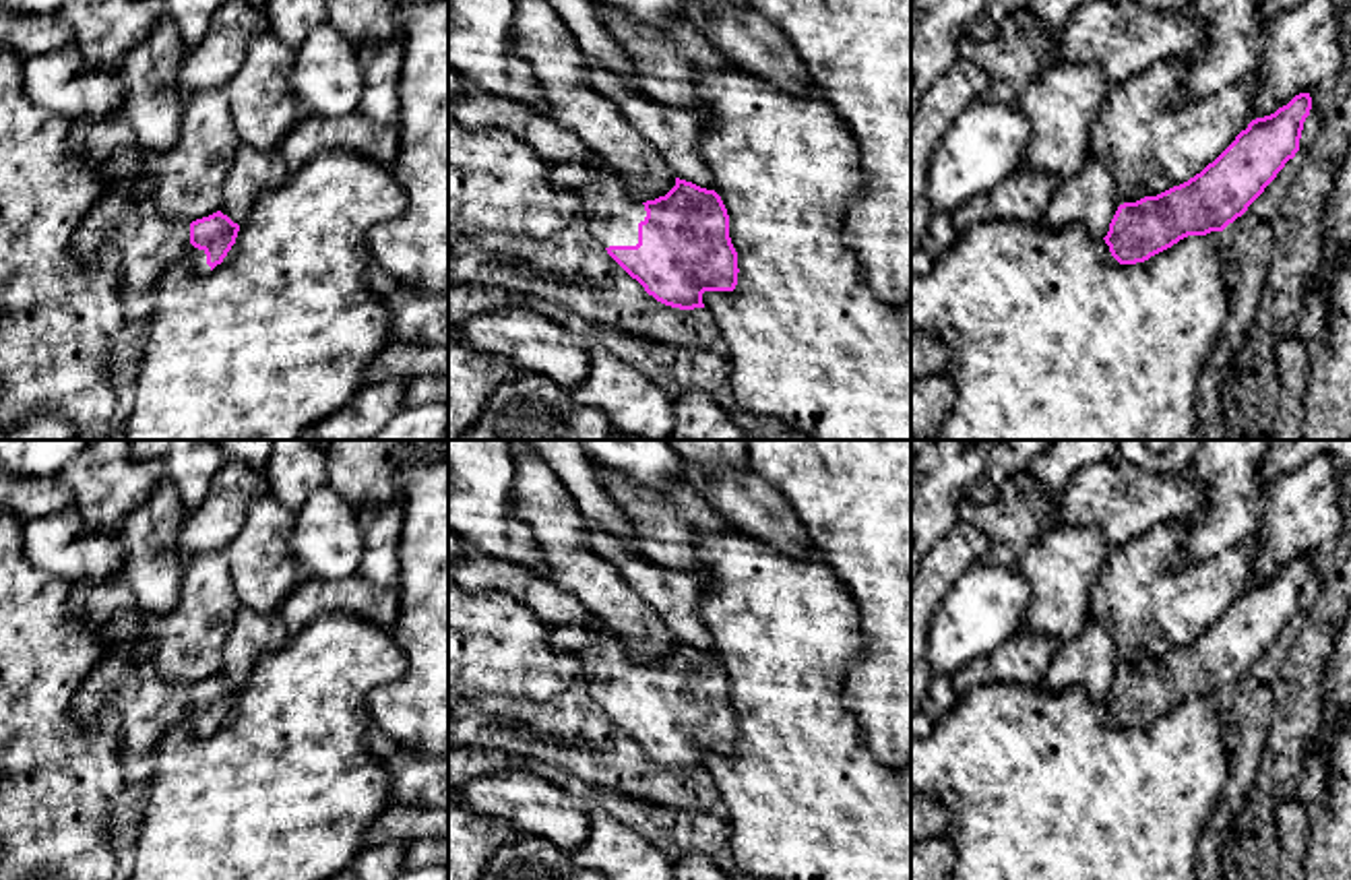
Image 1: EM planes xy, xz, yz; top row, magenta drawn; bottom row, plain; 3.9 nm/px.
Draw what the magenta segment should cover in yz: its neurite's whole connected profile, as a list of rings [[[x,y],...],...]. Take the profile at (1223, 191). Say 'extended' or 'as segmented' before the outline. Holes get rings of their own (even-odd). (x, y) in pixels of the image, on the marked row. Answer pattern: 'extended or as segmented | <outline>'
as segmented | [[[1310,93],[1256,118],[1200,174],[1157,196],[1118,207],[1103,238],[1120,264],[1144,262],[1188,235],[1223,231],[1299,151]]]

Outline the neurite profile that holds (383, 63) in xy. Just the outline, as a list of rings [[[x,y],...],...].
[[[397,35],[362,54],[364,93],[357,112],[374,126],[390,126],[399,122],[401,66],[403,41]]]

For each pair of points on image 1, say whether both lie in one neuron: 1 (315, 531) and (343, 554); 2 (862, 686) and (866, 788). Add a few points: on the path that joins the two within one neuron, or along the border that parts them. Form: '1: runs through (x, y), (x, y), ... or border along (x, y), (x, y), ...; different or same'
1: runs through (321, 538), (337, 554); same
2: border along (845, 682), (845, 705), (872, 755), (889, 767); different

